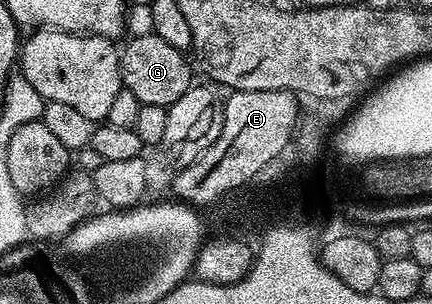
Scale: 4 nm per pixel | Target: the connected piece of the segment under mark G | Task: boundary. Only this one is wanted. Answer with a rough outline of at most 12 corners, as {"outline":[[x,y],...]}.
{"outline":[[145,32],[120,50],[123,89],[170,107],[193,85],[185,51]]}

